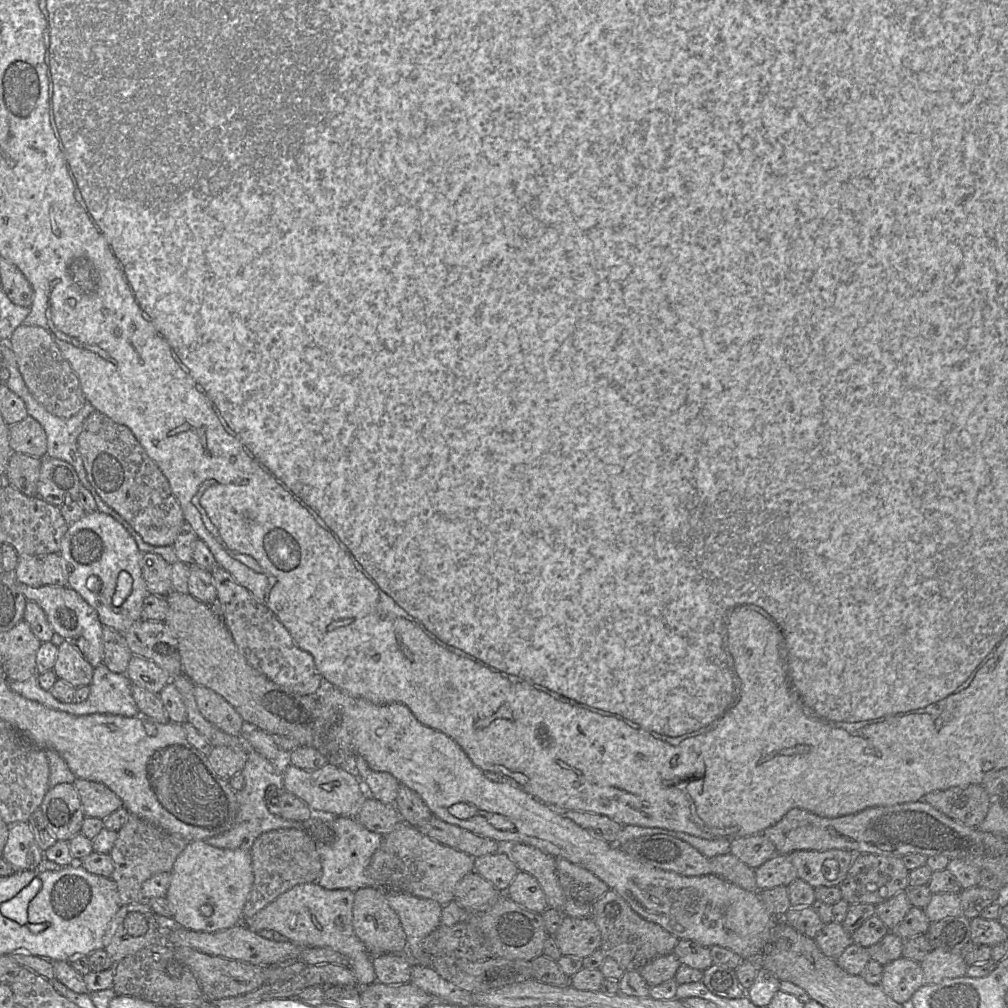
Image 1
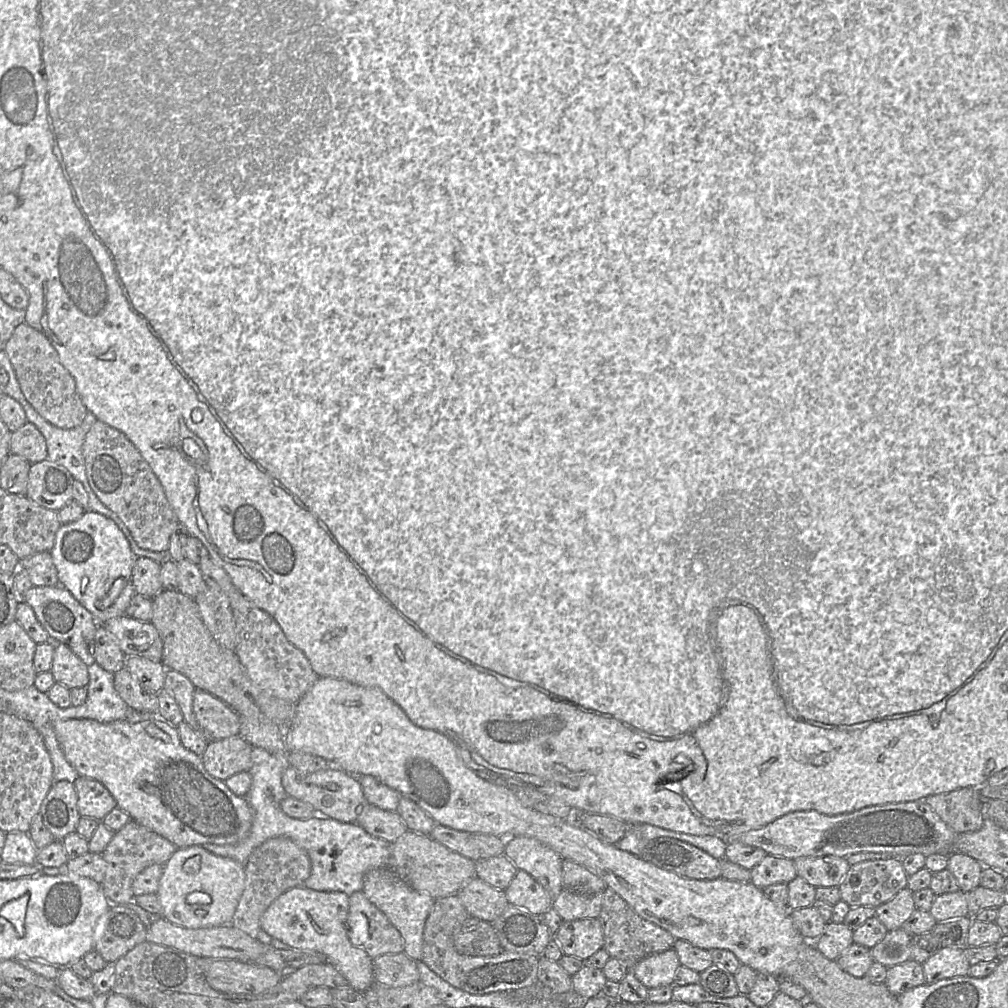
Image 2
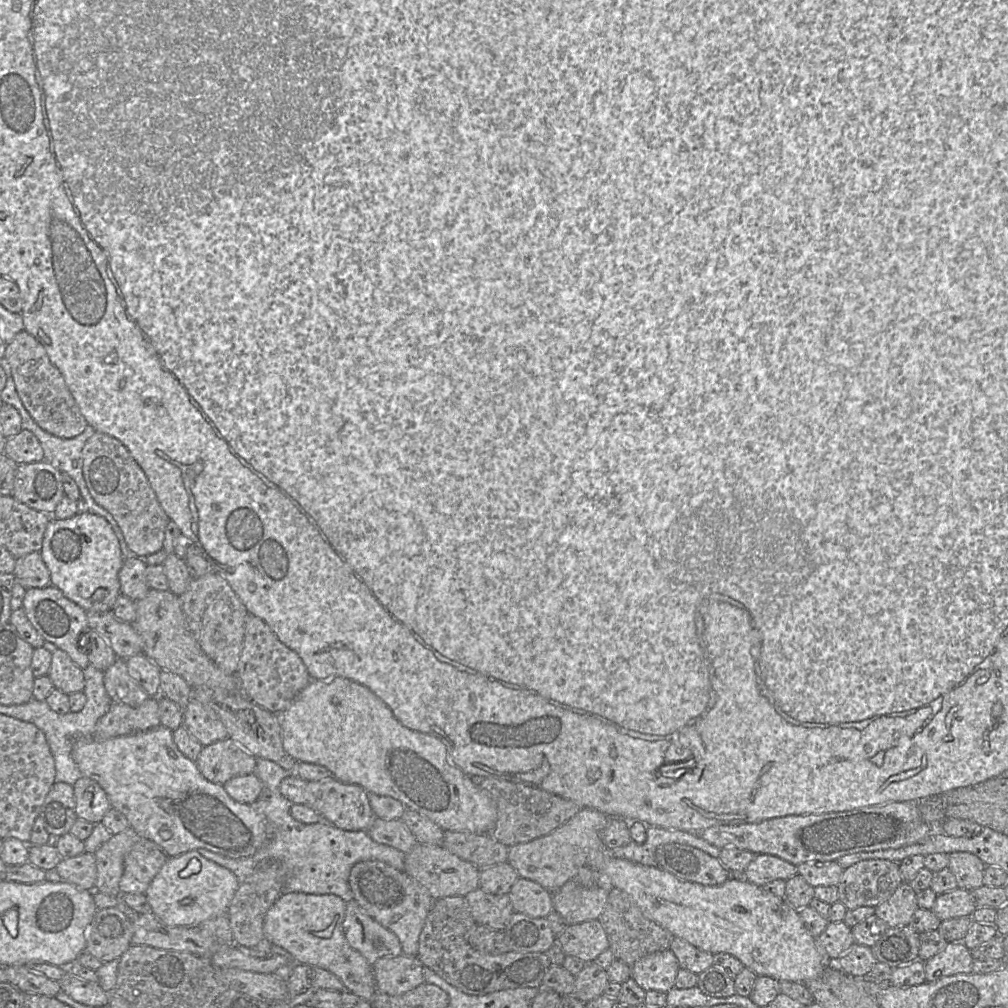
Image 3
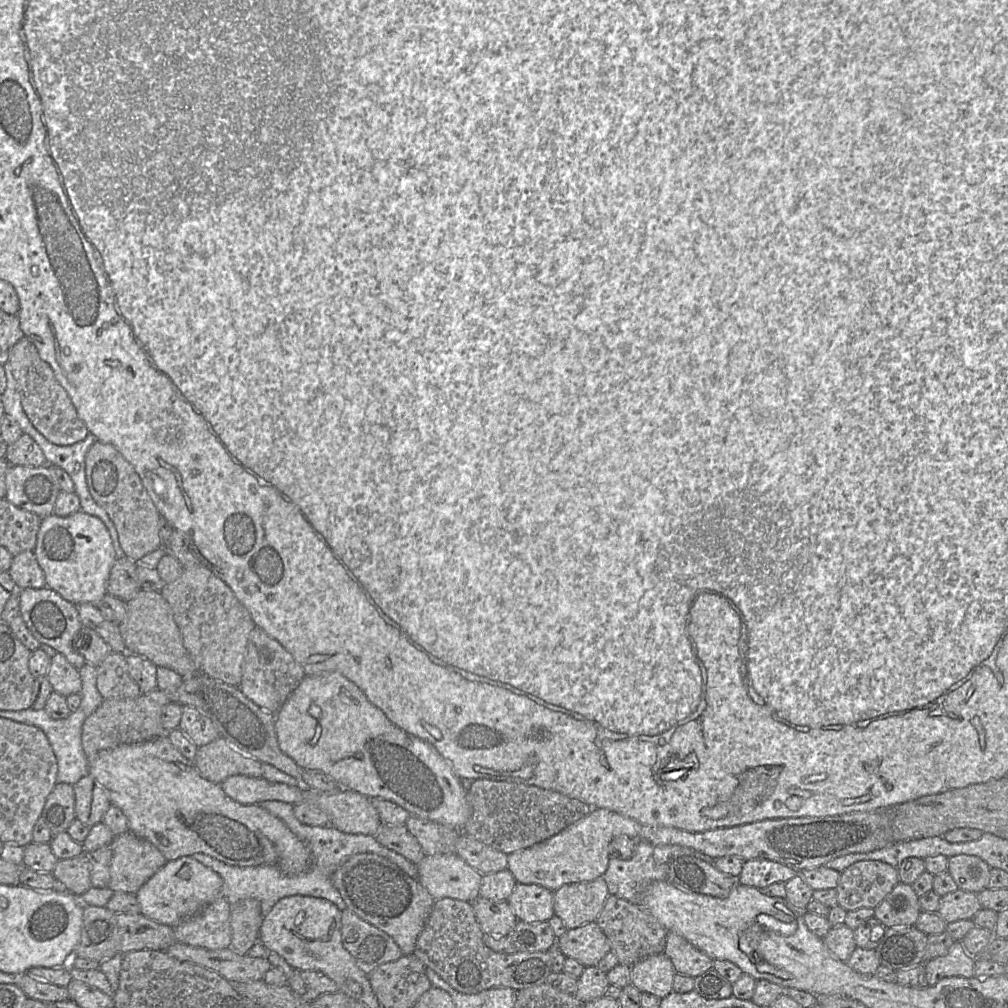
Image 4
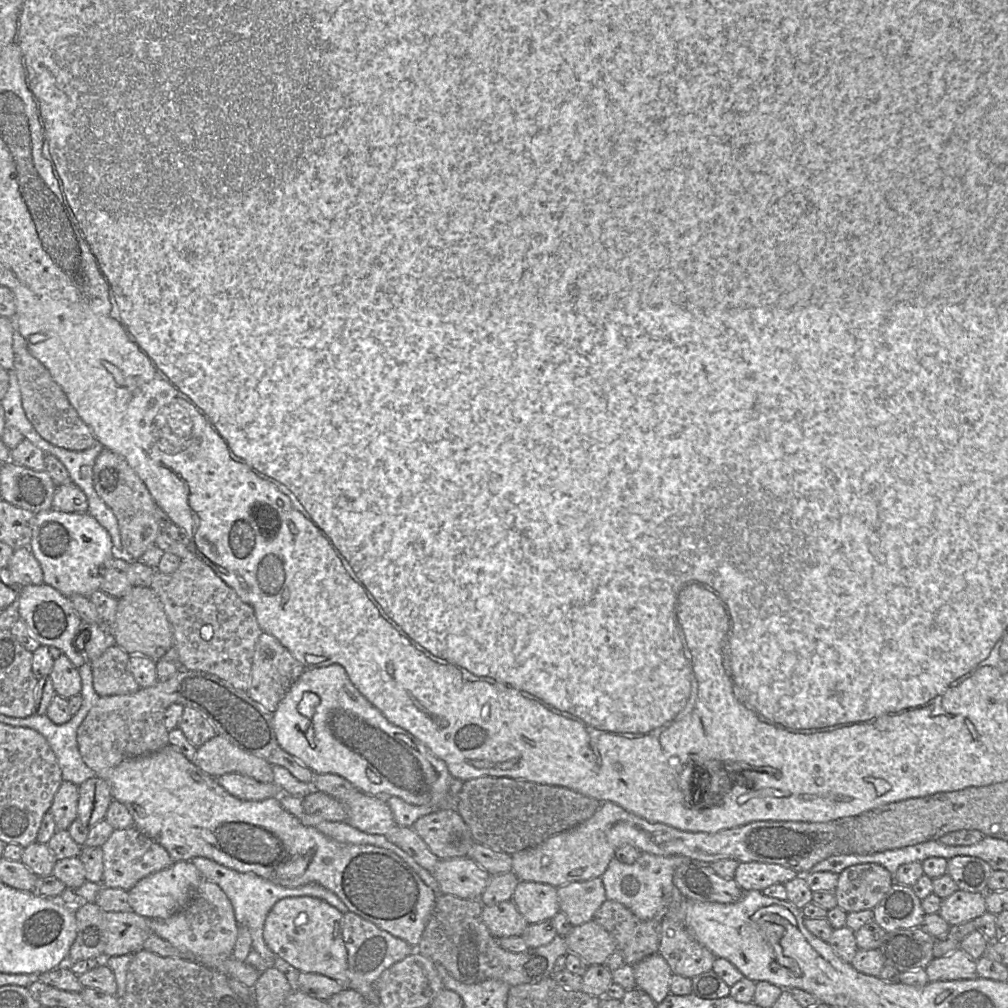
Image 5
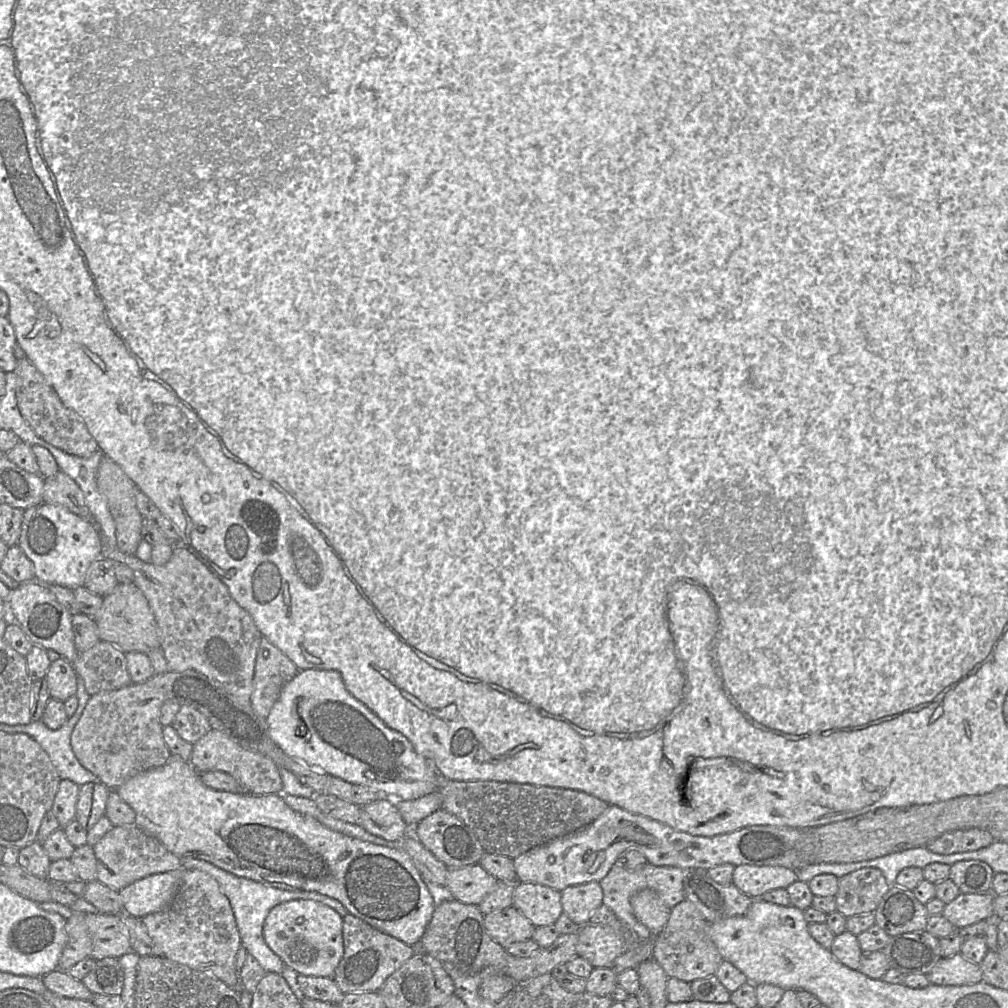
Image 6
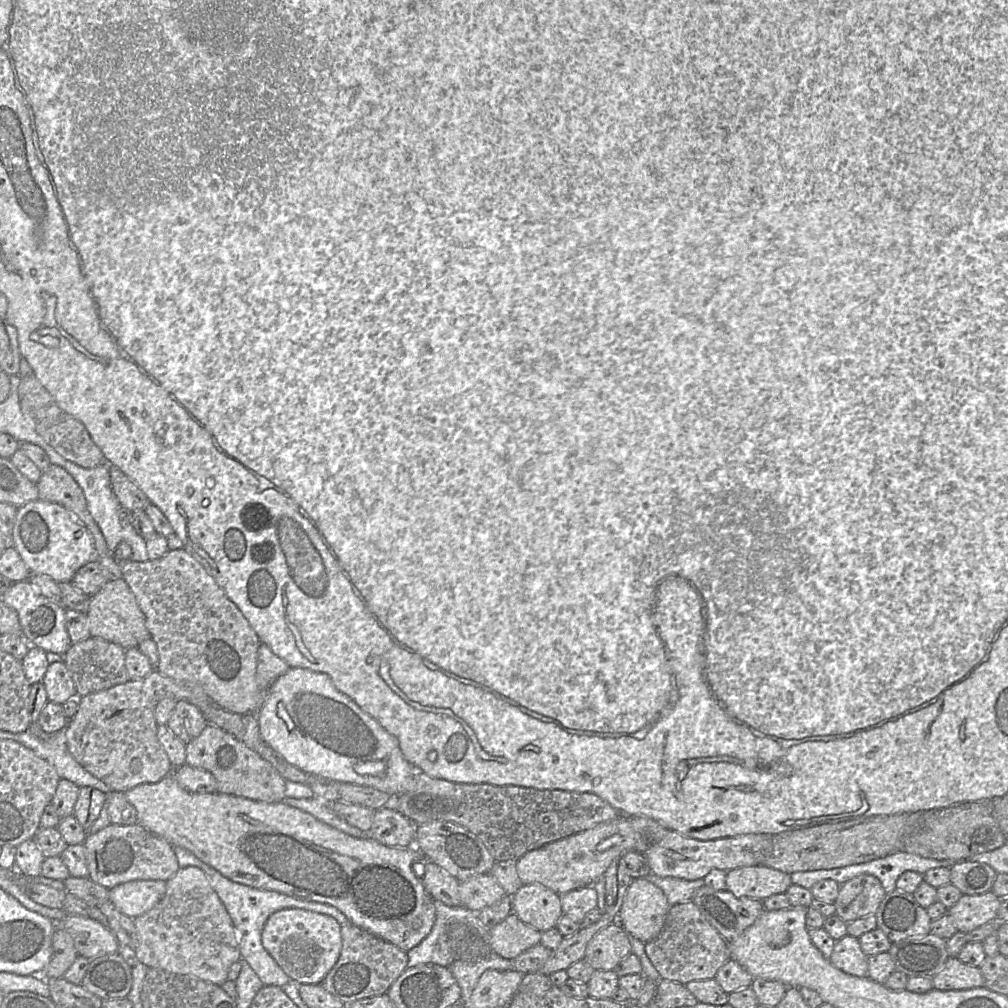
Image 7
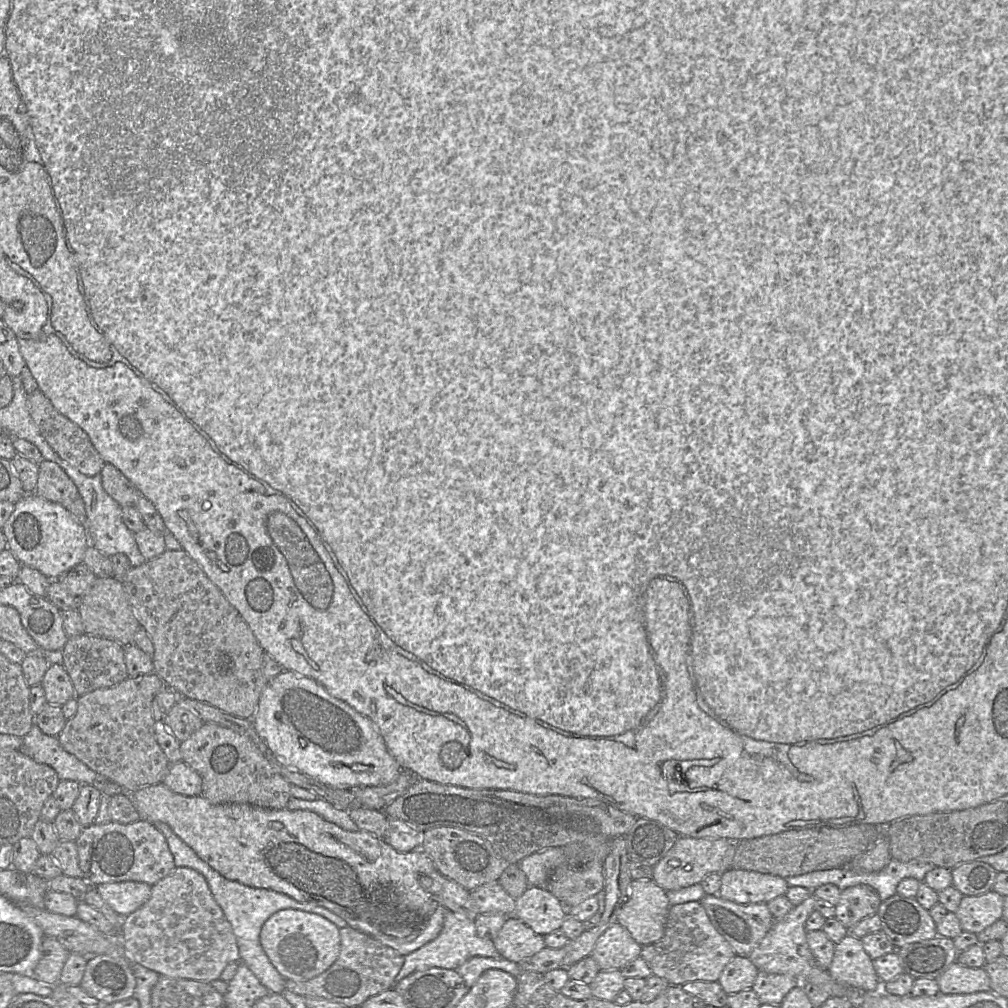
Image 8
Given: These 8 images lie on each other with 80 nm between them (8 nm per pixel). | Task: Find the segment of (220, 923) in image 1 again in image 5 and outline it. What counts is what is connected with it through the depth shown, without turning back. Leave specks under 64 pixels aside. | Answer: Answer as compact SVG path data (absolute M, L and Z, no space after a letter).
M191 861L174 862L170 867L144 877L127 891L131 911L147 919L169 918L191 902L202 879Z

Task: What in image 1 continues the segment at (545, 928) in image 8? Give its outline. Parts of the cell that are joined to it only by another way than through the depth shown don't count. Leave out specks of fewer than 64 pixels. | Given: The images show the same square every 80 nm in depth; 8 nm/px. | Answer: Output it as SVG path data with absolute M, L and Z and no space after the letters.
M519 871L505 894L521 907L542 914L548 903L537 879L527 872Z

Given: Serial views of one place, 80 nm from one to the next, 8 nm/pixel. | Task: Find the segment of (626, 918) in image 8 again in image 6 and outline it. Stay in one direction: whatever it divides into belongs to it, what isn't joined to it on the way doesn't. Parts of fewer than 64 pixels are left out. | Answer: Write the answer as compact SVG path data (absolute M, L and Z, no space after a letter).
M643 889L631 897L636 919L648 928L652 937L657 936L666 925L670 910L653 889Z

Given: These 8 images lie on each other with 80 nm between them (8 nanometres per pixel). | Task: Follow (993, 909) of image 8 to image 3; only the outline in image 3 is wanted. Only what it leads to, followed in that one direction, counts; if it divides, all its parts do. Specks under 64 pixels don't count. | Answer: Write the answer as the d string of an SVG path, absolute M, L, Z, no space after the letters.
M960 888L937 895L932 908L932 912L940 921L971 917L975 910L971 893Z

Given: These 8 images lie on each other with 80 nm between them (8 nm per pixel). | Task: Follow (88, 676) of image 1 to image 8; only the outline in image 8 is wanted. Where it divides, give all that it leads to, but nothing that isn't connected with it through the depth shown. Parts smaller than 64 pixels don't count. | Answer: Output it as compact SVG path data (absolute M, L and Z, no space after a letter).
M50 664L41 681L46 702L63 706L76 697L73 683L62 664Z

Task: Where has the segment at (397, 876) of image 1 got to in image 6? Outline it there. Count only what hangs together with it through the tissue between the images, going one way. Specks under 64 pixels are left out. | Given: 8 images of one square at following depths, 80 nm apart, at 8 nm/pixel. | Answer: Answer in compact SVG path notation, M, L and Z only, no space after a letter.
M474 864L461 868L449 868L445 886L453 899L464 904L479 906L497 884L498 880L495 877L480 864Z

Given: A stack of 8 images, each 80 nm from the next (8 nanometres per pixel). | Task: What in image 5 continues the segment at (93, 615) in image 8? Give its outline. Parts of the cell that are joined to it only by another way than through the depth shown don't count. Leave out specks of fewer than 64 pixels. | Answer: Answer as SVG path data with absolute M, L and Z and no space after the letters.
M132 586L122 597L117 598L114 621L107 626L112 642L129 655L145 655L155 662L166 660L176 662L178 653L174 646L172 626L163 605L150 586Z

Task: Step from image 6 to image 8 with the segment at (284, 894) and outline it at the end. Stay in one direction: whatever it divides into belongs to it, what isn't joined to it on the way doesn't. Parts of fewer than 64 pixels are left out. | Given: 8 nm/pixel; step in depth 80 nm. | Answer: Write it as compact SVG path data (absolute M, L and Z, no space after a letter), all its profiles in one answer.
M155 822L152 824L165 837L169 850L173 855L175 866L194 869L204 876L213 898L232 926L239 949L240 963L244 963L254 973L261 984L271 992L282 993L286 983L286 979L273 966L260 943L261 928L272 914L282 909L297 909L318 914L334 923L338 928L348 926L344 919L324 907L309 902L299 902L285 894L270 889L255 888L226 879L200 859L189 846L175 835L166 823Z

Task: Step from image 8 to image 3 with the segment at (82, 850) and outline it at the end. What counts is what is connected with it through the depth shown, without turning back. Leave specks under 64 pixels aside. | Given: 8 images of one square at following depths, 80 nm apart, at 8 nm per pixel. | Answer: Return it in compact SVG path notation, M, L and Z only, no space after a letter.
M142 840L125 856L119 882L122 894L145 894L151 881L169 857L152 841Z

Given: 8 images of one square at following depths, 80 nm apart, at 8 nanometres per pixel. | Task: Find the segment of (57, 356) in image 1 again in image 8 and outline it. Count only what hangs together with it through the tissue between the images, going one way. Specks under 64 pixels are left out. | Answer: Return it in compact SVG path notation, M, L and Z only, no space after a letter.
M40 389L27 394L27 408L40 433L61 459L86 476L95 476L101 472L105 461L92 445L87 433L61 414Z

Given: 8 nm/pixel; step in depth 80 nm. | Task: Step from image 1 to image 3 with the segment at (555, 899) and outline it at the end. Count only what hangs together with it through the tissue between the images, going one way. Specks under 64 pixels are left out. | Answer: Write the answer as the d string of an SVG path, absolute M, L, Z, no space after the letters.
M582 808L575 816L551 833L529 842L508 846L507 862L517 871L519 877L540 884L552 894L567 881L574 879L578 870L587 865L588 855L600 851L600 832L606 826L609 816L594 808Z

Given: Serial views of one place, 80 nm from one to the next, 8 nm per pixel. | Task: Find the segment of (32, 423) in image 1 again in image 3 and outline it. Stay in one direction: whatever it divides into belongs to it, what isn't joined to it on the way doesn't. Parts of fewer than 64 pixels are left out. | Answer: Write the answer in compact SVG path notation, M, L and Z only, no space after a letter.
M22 429L11 438L7 438L4 454L18 465L44 461L44 451L39 440L26 429Z

